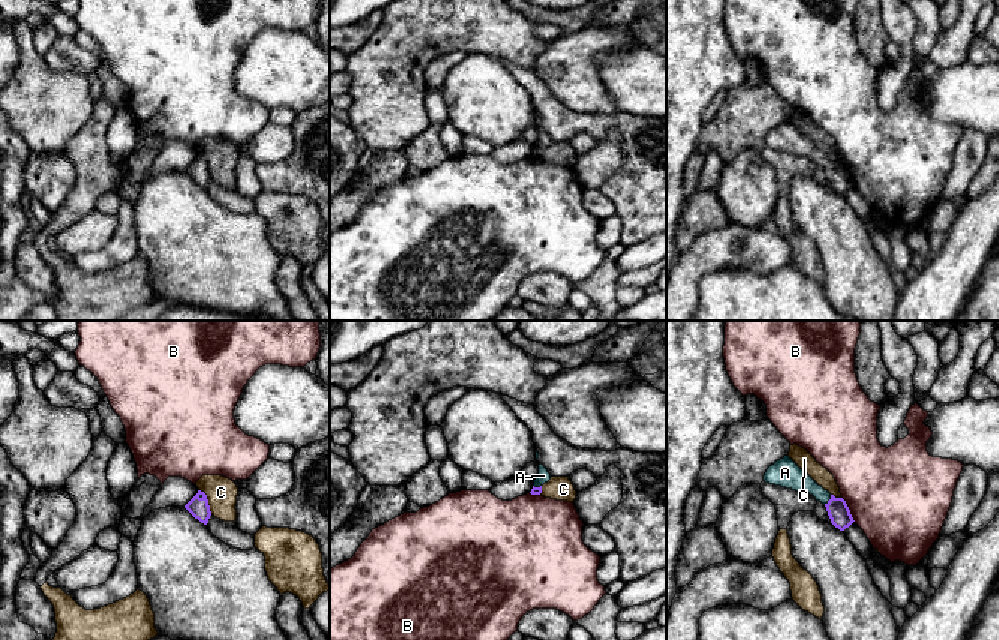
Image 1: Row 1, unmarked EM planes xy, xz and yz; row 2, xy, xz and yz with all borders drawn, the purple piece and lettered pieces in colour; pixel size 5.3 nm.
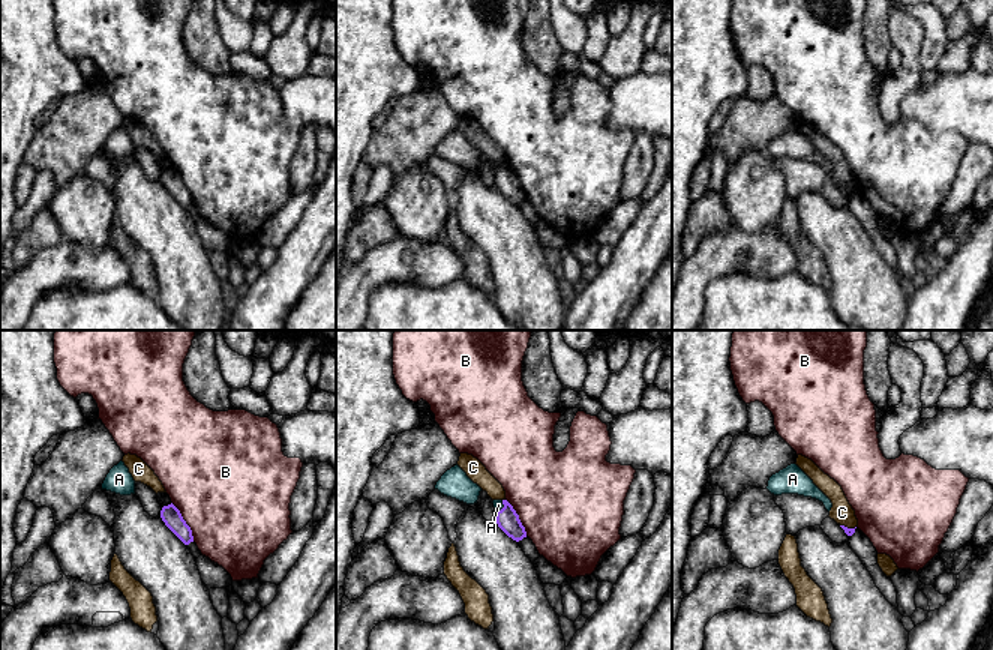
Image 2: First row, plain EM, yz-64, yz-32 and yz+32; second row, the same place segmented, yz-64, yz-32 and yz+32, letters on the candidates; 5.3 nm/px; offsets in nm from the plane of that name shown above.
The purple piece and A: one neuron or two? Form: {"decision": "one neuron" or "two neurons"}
{"decision": "one neuron"}

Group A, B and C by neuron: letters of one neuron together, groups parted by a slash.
A / B / C

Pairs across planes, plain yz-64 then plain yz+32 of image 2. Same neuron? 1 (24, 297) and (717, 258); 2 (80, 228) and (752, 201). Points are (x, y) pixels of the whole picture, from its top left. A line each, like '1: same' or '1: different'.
1: same
2: same

